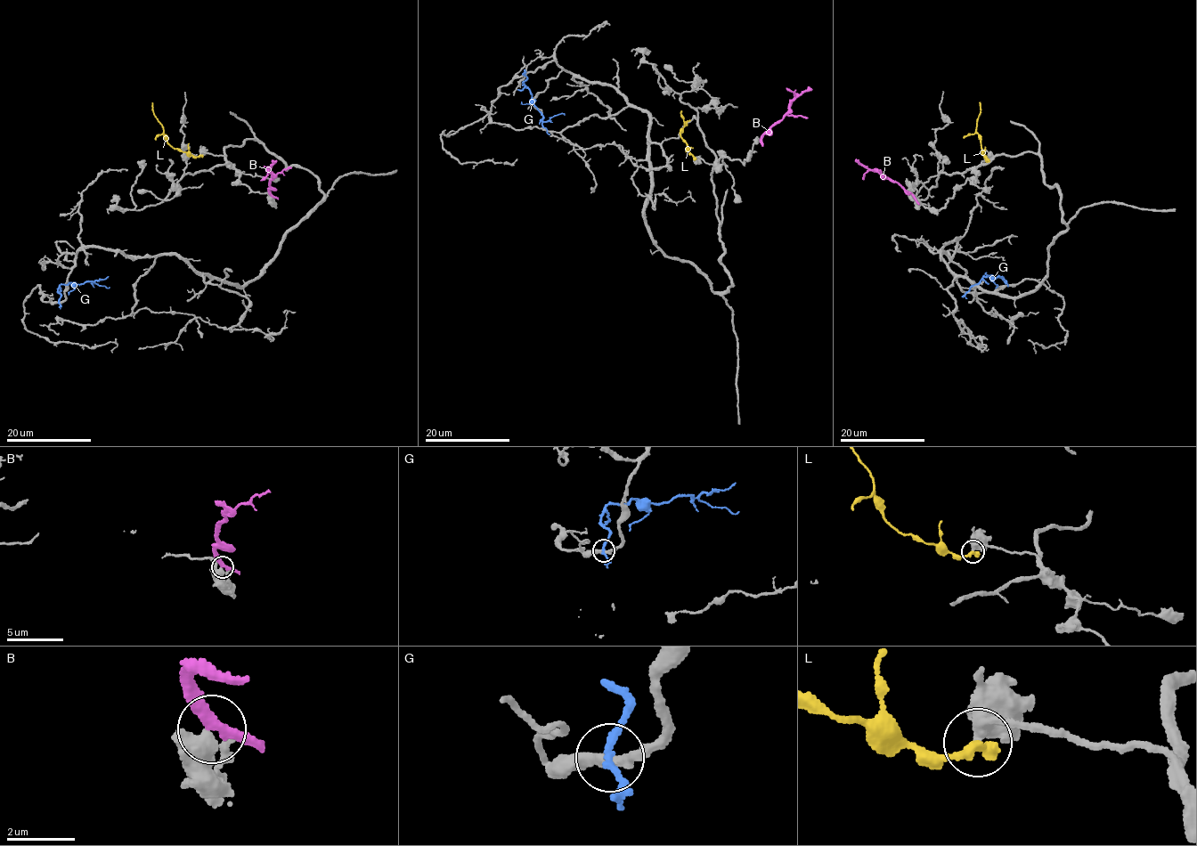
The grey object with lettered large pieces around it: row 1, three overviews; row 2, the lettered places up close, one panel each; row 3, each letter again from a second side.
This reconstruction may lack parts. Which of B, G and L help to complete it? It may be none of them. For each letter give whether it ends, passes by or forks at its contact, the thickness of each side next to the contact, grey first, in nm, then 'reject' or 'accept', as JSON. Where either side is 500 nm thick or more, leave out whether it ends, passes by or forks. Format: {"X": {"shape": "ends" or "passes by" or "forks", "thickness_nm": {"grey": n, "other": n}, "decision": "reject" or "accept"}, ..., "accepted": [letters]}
{"B": {"thickness_nm": {"grey": 600, "other": 260}, "decision": "reject"}, "G": {"shape": "passes by", "thickness_nm": {"grey": 280, "other": 190}, "decision": "reject"}, "L": {"shape": "ends", "thickness_nm": {"grey": 400, "other": 360}, "decision": "reject"}, "accepted": []}

